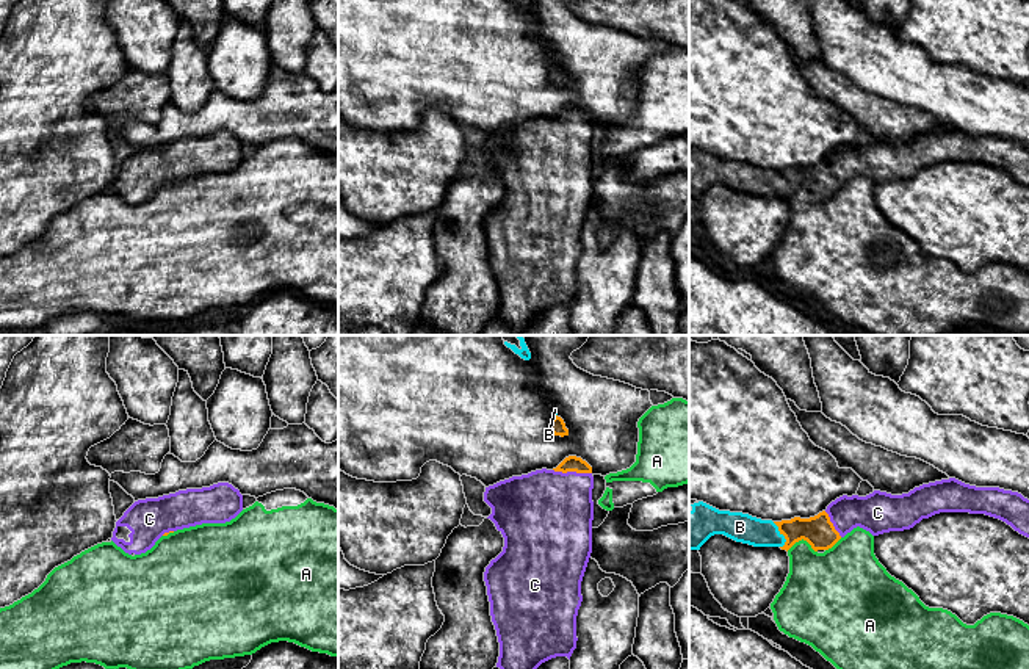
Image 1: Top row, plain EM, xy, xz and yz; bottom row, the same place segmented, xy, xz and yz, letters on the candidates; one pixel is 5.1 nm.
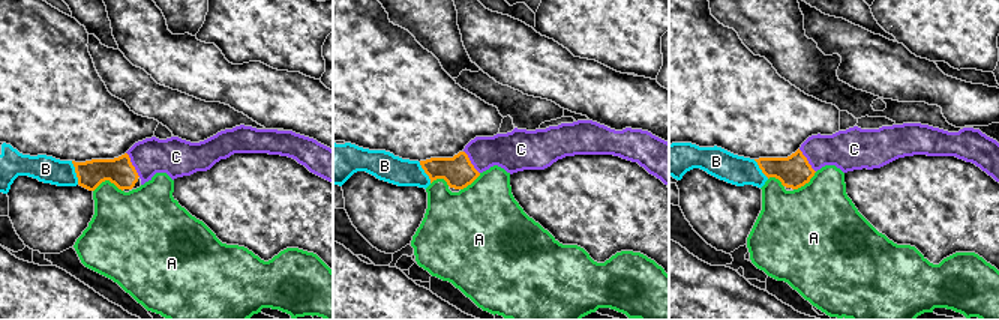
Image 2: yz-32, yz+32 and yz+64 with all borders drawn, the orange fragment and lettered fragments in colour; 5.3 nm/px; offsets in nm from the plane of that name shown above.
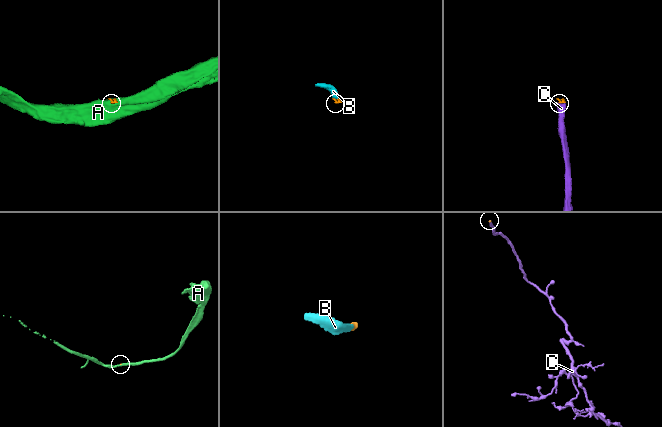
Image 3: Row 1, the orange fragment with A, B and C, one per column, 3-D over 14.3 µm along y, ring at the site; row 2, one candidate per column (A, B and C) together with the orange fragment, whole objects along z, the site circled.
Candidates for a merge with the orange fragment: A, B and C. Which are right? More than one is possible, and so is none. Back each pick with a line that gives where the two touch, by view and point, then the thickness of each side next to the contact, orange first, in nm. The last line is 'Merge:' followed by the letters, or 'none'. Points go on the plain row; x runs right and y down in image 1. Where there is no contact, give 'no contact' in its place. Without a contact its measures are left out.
B: meets orange in yz at (782, 182); 160 nm thick on the orange side, 150 nm on the other
C: meets orange in xz at (572, 119); 80 nm thick on the orange side, 440 nm on the other
Merge: B, C

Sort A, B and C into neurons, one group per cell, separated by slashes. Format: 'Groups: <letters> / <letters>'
Groups: A / B C

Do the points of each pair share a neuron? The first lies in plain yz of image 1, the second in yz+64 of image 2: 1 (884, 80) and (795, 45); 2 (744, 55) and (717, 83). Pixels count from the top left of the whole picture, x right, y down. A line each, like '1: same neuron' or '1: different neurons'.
1: different neurons
2: same neuron

